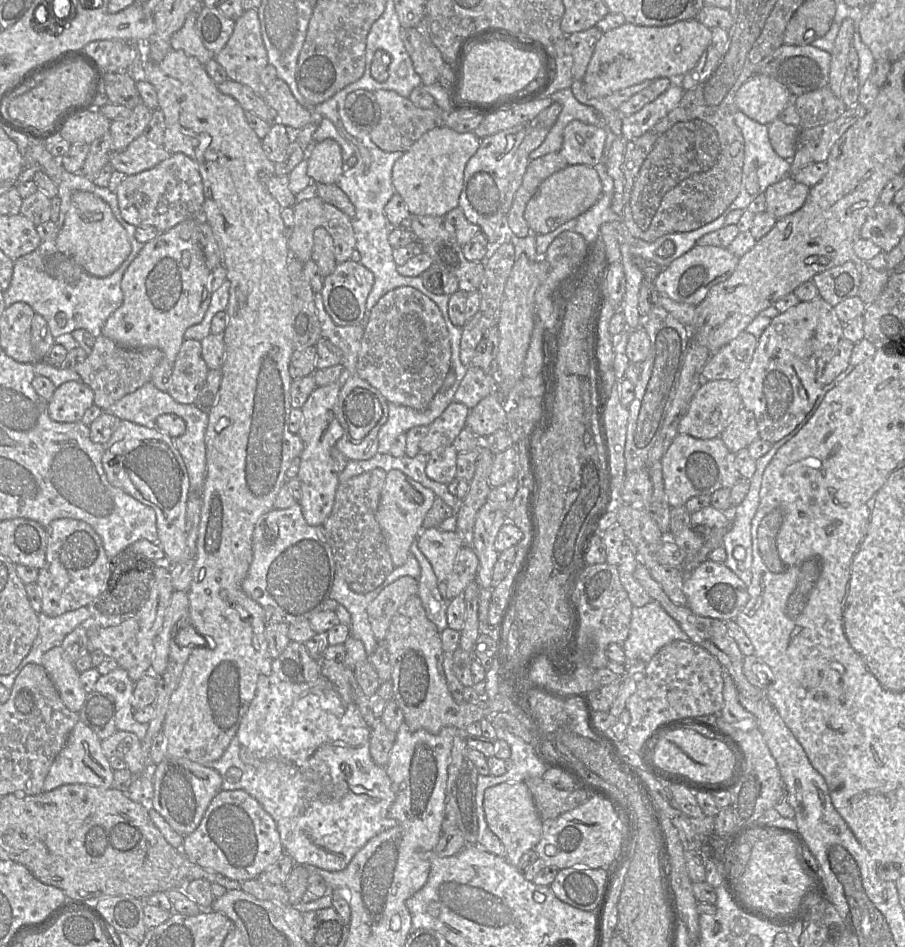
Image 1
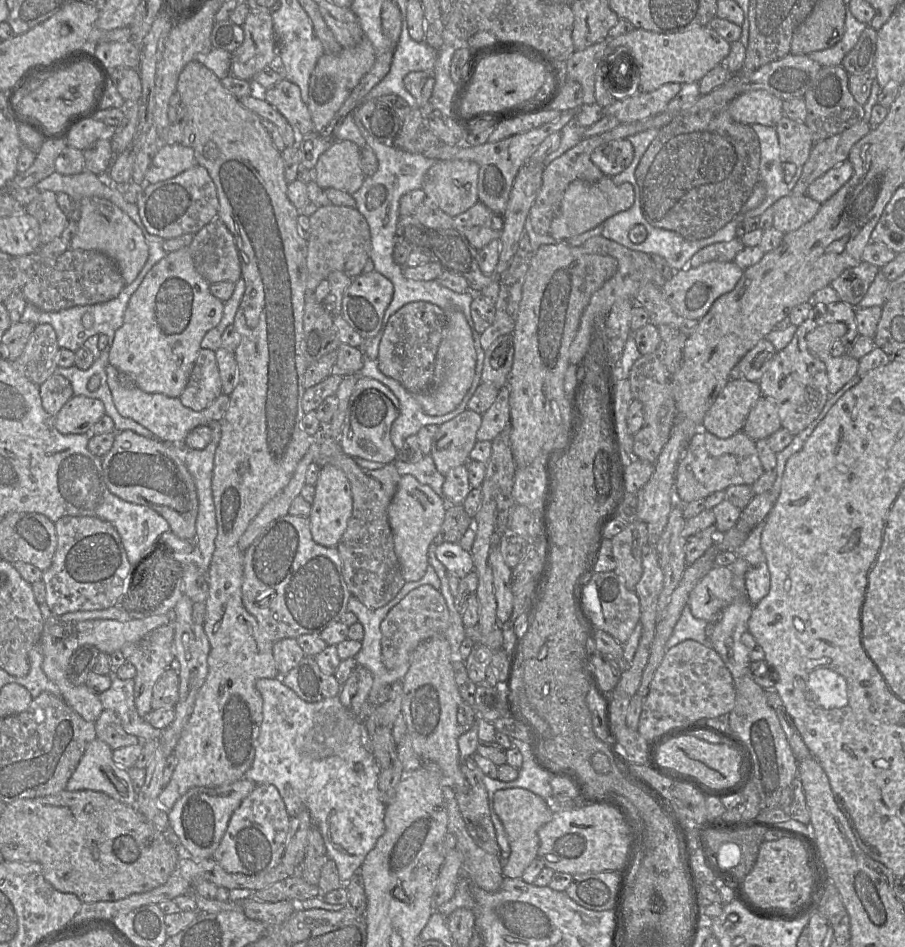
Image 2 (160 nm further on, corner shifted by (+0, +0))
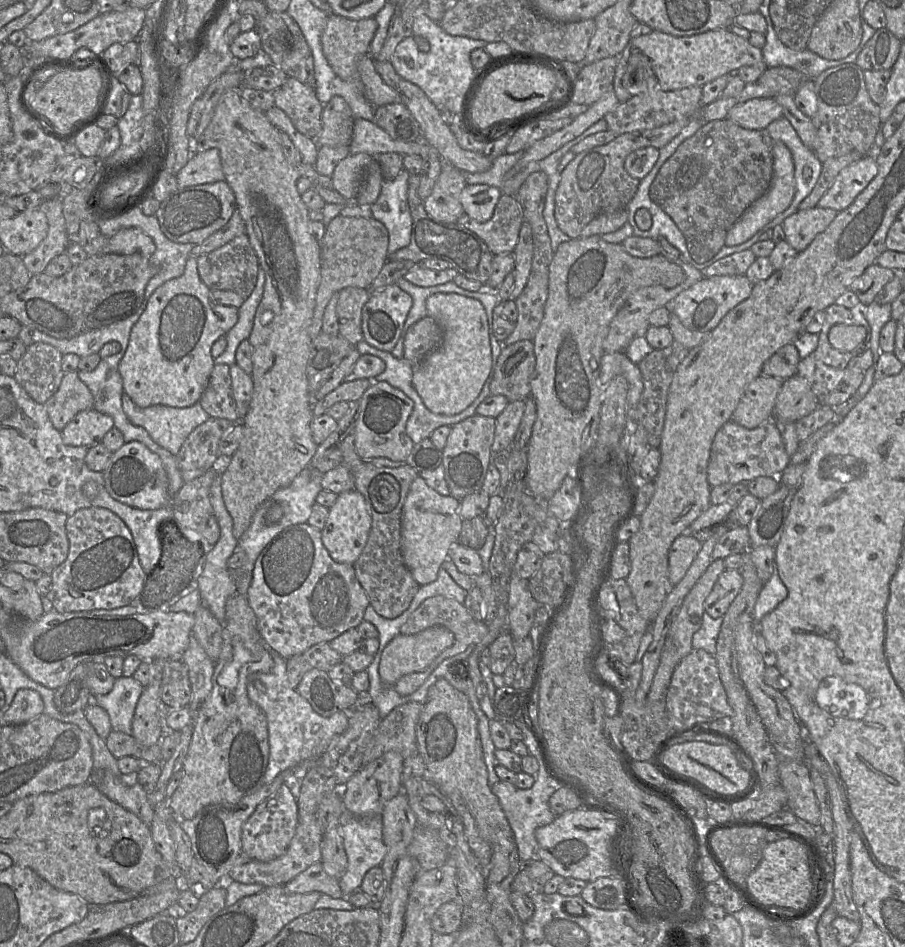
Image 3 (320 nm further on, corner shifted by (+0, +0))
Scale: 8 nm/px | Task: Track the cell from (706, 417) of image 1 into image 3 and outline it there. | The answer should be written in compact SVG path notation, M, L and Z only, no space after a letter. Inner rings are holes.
M765 375L754 379L747 386L732 414L731 421L753 429L769 420L774 420L774 407L782 381Z

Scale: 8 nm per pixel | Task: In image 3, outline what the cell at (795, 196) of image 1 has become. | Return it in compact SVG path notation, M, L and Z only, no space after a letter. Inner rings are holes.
M818 206L806 210L799 209L782 222L785 240L798 253L802 252L830 225L837 213L833 209Z

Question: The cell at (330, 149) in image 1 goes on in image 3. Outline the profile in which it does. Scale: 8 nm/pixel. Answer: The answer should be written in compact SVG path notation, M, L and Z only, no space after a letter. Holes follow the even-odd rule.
M366 153L349 154L336 166L331 176L332 188L346 201L355 201L365 170L373 159Z

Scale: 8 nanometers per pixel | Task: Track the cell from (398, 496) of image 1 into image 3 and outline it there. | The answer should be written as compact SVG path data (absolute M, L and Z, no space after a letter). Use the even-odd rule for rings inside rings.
M419 475L411 484L402 508L401 551L406 567L420 586L436 580L450 547L457 543L463 521L459 502L452 495L444 496L430 488Z

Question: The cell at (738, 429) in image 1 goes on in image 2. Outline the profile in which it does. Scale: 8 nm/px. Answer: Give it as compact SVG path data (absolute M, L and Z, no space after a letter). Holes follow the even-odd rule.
M760 398L750 410L742 431L753 440L767 439L782 428L776 403Z

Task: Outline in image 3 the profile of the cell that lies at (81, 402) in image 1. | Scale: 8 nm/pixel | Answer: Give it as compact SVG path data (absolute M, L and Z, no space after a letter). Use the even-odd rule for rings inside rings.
M94 408L79 412L61 431L63 443L69 446L92 447L114 427L113 418Z

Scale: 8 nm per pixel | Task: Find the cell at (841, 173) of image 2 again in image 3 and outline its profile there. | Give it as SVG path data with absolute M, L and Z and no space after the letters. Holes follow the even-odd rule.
M872 155L863 156L843 168L832 186L818 202L818 207L840 212L846 209L877 175L878 167Z

